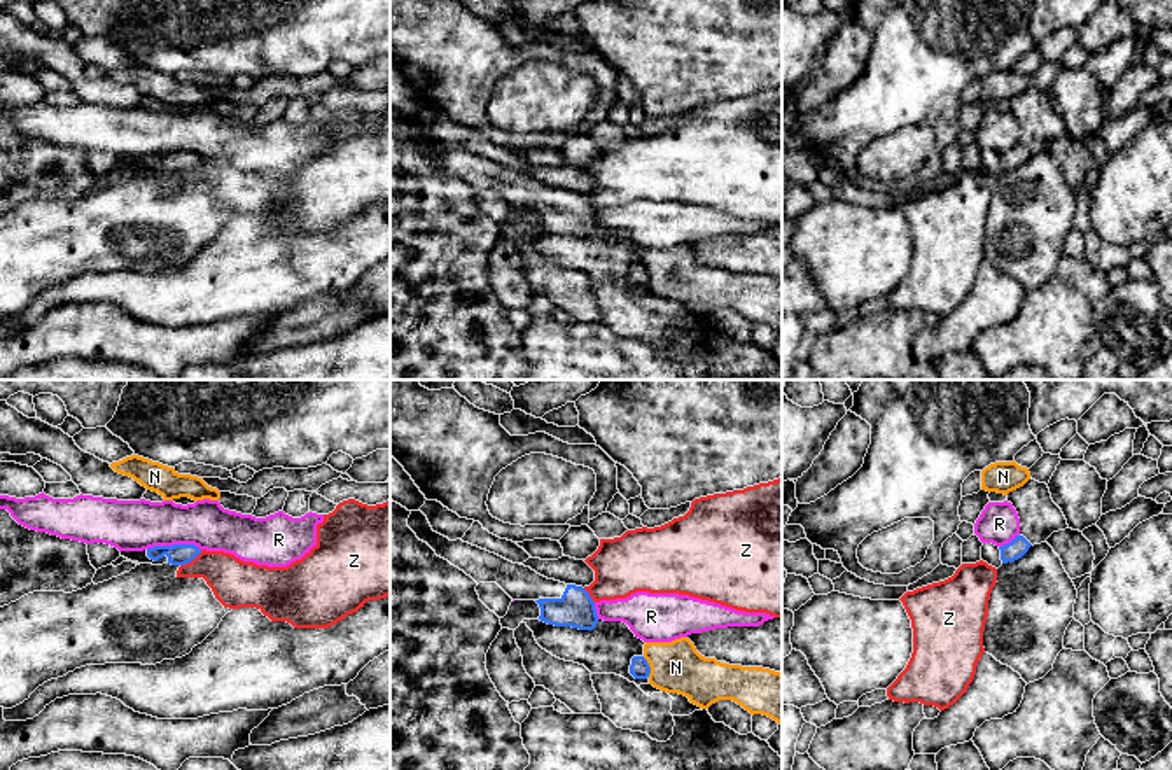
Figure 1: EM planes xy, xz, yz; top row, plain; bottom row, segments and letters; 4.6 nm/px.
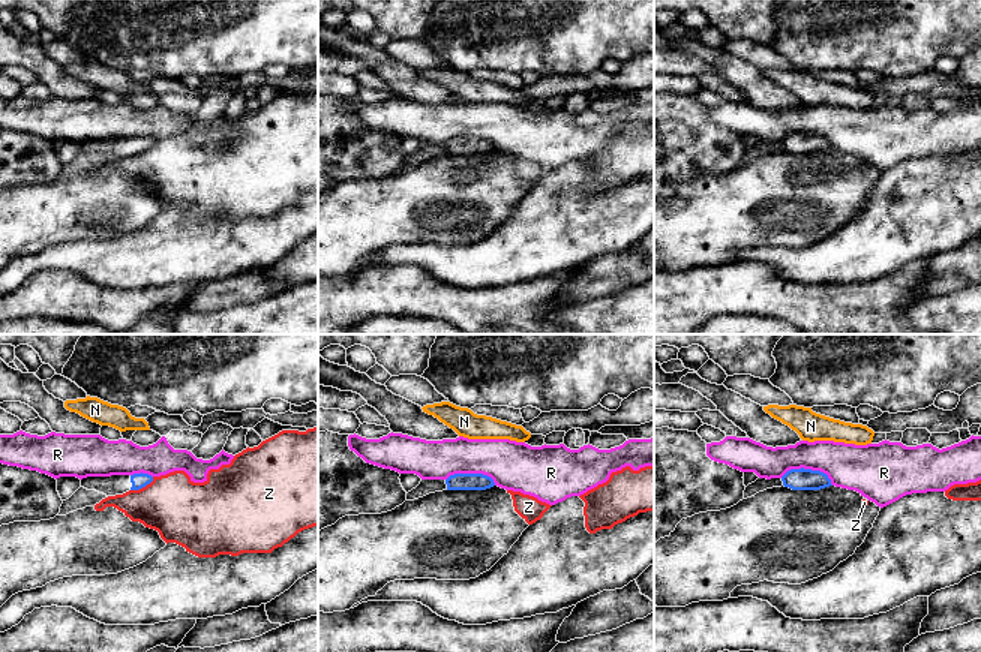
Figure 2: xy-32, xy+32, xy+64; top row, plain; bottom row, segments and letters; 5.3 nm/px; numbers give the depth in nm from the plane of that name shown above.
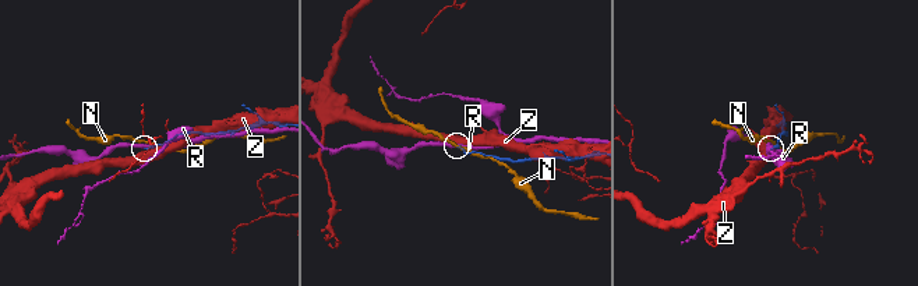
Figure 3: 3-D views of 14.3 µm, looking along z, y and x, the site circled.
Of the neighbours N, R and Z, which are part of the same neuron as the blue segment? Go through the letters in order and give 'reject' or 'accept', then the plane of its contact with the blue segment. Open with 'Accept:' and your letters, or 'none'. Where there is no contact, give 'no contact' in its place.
Accept: none
N: reject; meets blue in xz
R: reject; meets blue in xy
Z: reject; meets blue in xy

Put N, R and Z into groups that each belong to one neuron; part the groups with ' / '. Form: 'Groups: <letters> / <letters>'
Groups: N / R / Z

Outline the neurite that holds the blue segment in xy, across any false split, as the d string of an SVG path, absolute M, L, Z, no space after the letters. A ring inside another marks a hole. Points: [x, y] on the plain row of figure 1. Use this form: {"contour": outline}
{"contour": "M173 152L173 154L154 154L143 159L121 159L121 164L138 170L138 172L152 172L152 173L185 173L192 170L201 158L194 152Z"}

